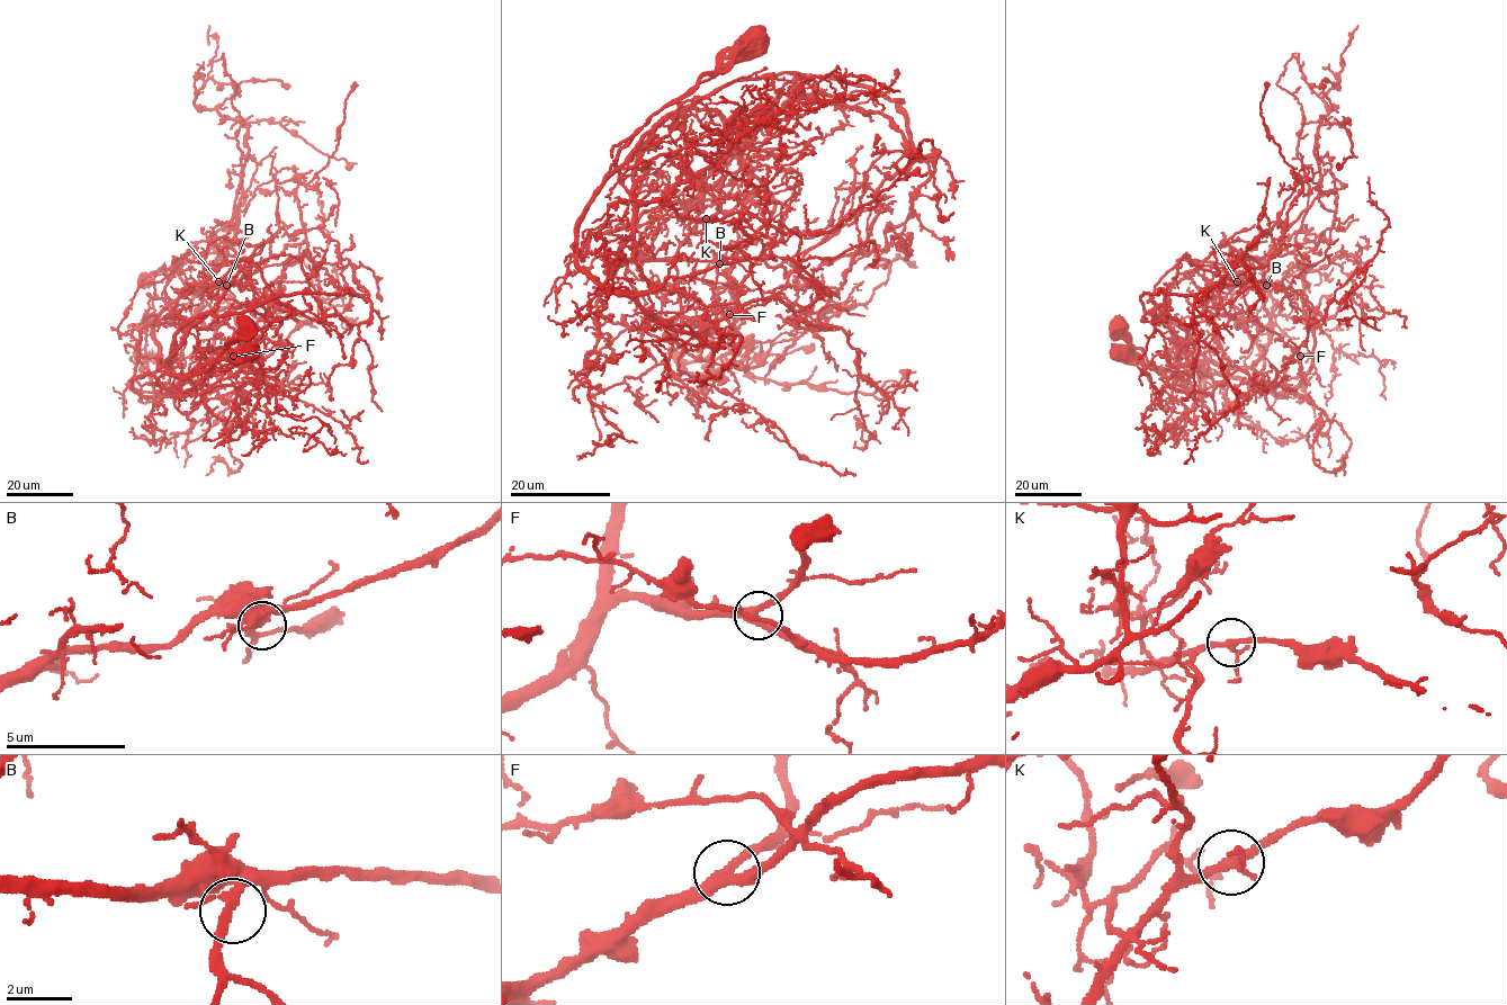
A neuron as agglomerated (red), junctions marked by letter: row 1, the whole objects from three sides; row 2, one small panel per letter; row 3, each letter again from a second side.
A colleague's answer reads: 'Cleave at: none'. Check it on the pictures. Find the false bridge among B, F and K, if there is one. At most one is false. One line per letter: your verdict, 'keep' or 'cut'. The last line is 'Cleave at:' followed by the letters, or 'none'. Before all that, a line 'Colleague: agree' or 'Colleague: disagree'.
Colleague: disagree
B: keep
F: keep
K: cut
Cleave at: K

